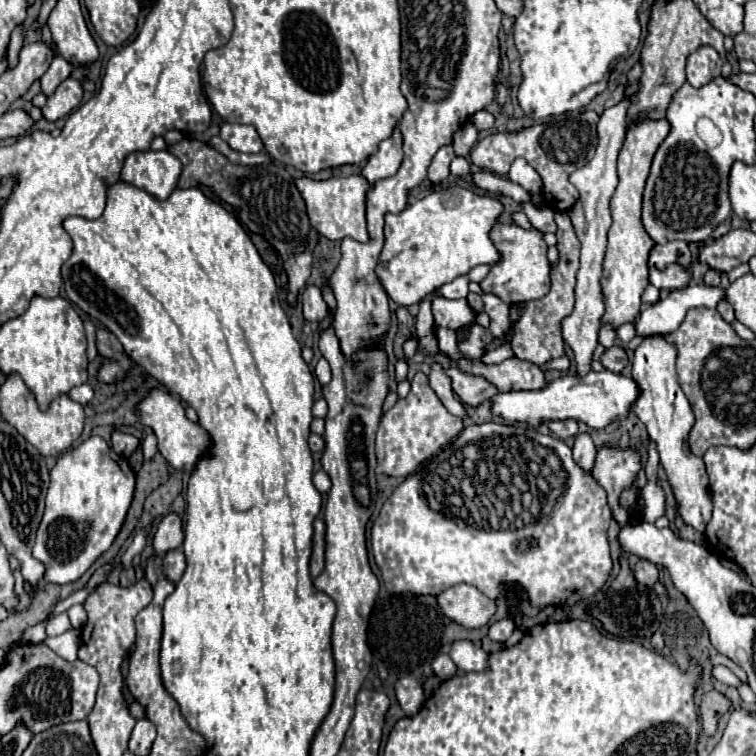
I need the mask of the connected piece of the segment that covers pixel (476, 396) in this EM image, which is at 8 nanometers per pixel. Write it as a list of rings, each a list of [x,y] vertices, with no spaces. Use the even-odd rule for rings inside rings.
[[[443,368],[443,370],[451,378],[453,392],[467,406],[481,406],[485,400],[491,400],[497,394],[495,386],[489,384],[485,378],[463,374],[457,368]]]

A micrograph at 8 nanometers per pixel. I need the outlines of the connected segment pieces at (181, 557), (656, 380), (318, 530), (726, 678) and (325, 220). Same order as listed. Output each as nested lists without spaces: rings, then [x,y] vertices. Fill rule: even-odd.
[[[175,548],[171,552],[167,552],[163,556],[165,560],[165,574],[171,582],[179,582],[185,568],[187,568],[187,562],[185,562],[185,554],[183,554],[183,548]]]
[[[647,336],[641,342],[641,346],[635,350],[633,380],[641,388],[641,394],[633,406],[633,412],[645,424],[651,442],[655,442],[655,448],[661,458],[661,466],[669,478],[669,484],[671,484],[675,500],[677,500],[679,518],[687,526],[695,528],[697,532],[705,532],[705,526],[707,526],[707,522],[711,518],[711,510],[713,510],[705,464],[703,464],[701,456],[691,454],[687,438],[677,438],[677,432],[675,432],[675,420],[691,420],[691,406],[677,382],[675,346],[665,342],[661,336]]]
[[[321,518],[315,520],[315,536],[313,536],[313,556],[311,556],[311,576],[317,578],[325,566],[325,522]]]
[[[723,665],[714,666],[712,675],[722,683],[734,686],[736,688],[742,683],[741,680],[732,671]]]
[[[307,176],[297,178],[295,182],[297,190],[301,192],[307,214],[311,220],[311,226],[329,240],[343,240],[353,238],[359,242],[367,240],[367,226],[365,226],[365,192],[369,190],[369,184],[363,176],[345,176],[345,178],[329,178],[329,180],[311,180]]]

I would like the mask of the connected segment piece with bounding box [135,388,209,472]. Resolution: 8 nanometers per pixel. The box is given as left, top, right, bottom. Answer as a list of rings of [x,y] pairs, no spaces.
[[[151,388],[151,392],[137,404],[137,414],[139,414],[139,420],[141,424],[149,426],[155,436],[157,436],[157,442],[159,442],[159,452],[163,454],[163,458],[177,470],[185,470],[191,472],[195,468],[195,462],[197,458],[207,450],[209,446],[209,434],[197,426],[195,422],[191,422],[187,416],[185,416],[185,408],[181,404],[179,398],[171,396],[167,390],[163,388]]]

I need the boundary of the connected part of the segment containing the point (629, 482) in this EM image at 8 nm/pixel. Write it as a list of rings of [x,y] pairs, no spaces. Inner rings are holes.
[[[615,444],[601,446],[597,450],[597,460],[591,474],[605,488],[611,514],[621,528],[639,520],[637,516],[631,516],[621,504],[621,492],[627,488],[635,488],[635,478],[641,468],[641,454],[631,446],[621,448]]]

